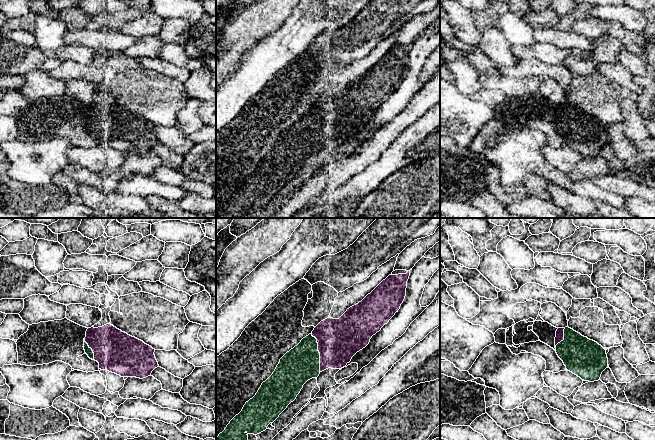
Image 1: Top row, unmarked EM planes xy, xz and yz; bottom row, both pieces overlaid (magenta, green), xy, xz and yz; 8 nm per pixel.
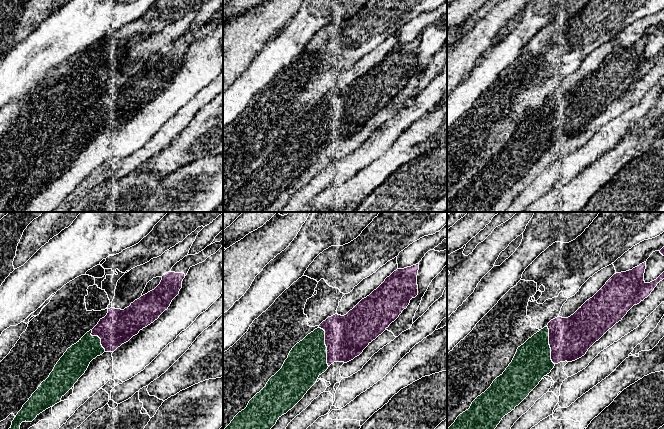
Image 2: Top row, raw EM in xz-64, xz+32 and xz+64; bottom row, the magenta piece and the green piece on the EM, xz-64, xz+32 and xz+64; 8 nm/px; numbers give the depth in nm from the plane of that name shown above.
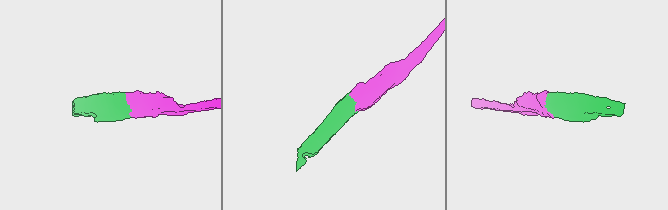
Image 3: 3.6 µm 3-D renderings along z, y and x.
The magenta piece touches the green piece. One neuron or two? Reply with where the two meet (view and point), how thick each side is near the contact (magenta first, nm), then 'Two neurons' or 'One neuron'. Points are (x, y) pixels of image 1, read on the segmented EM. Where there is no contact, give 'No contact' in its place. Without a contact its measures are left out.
Touches magenta at xz (319, 352). Thickness 340 nm (magenta) against 280 nm. One neuron

